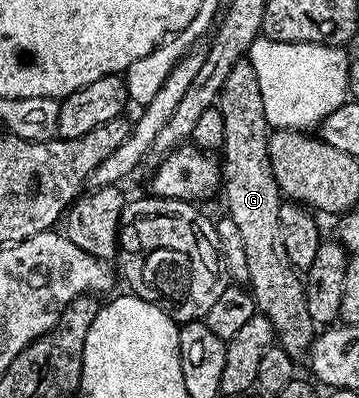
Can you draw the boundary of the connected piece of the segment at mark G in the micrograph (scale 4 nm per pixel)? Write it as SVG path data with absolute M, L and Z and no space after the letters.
M241 59L230 67L220 91L218 108L224 126L222 150L222 194L228 200L227 216L238 223L242 243L246 251L248 268L247 284L256 308L272 324L272 332L278 344L294 359L308 352L317 326L306 311L306 295L301 274L291 265L282 243L282 228L279 223L279 207L282 194L274 179L268 155L270 126L262 107L262 87L258 87L258 75L252 62Z

